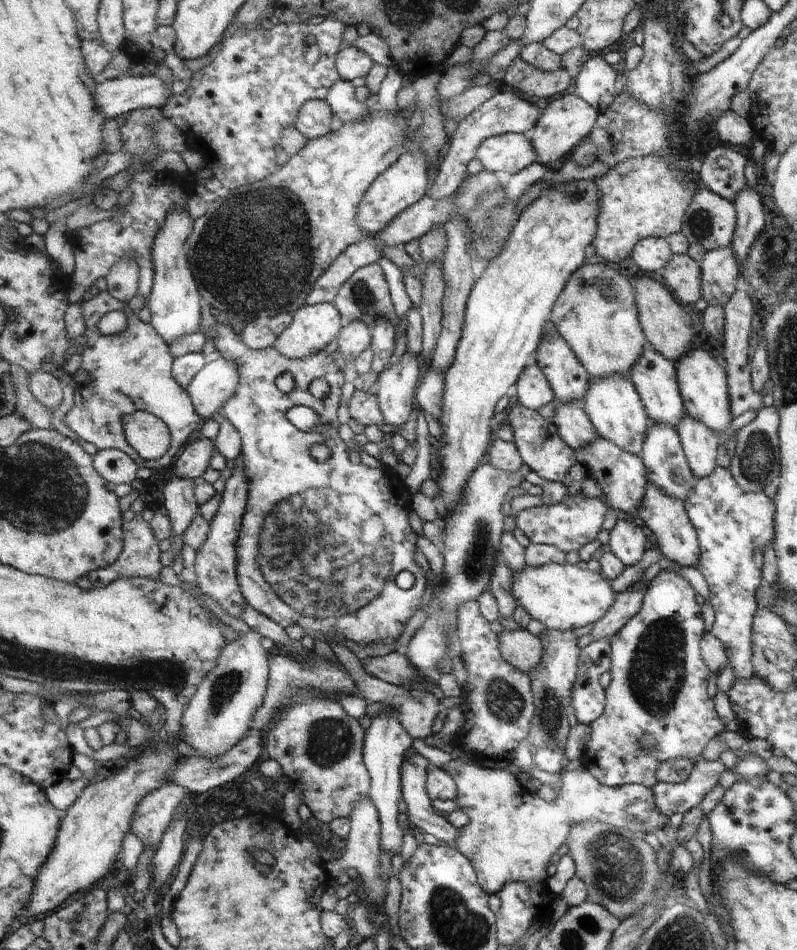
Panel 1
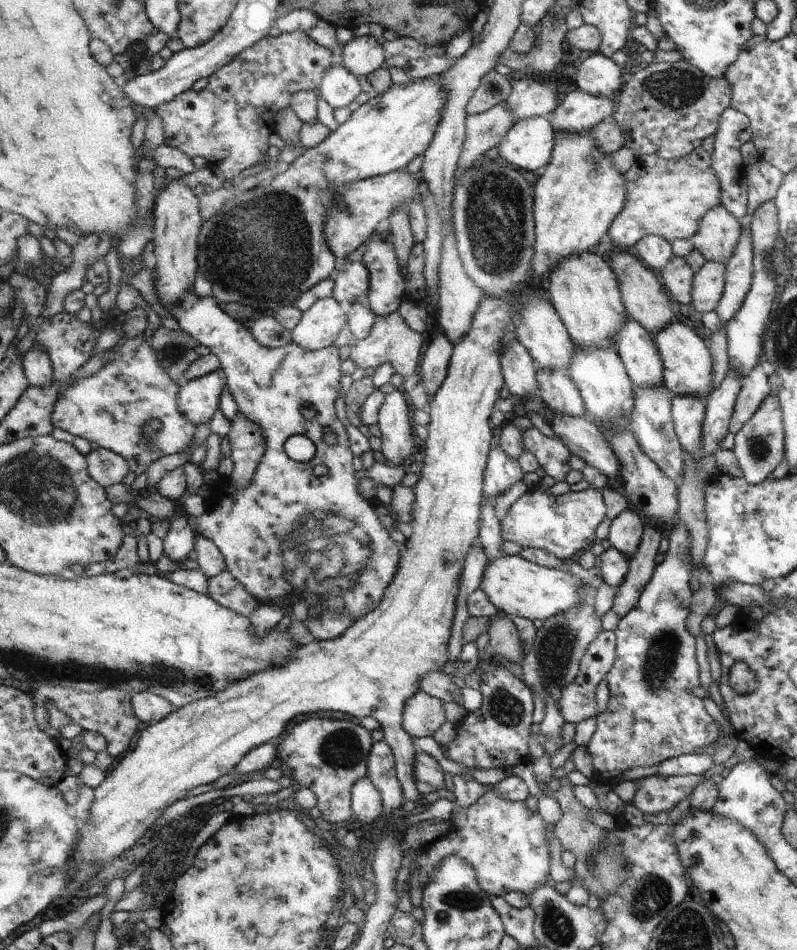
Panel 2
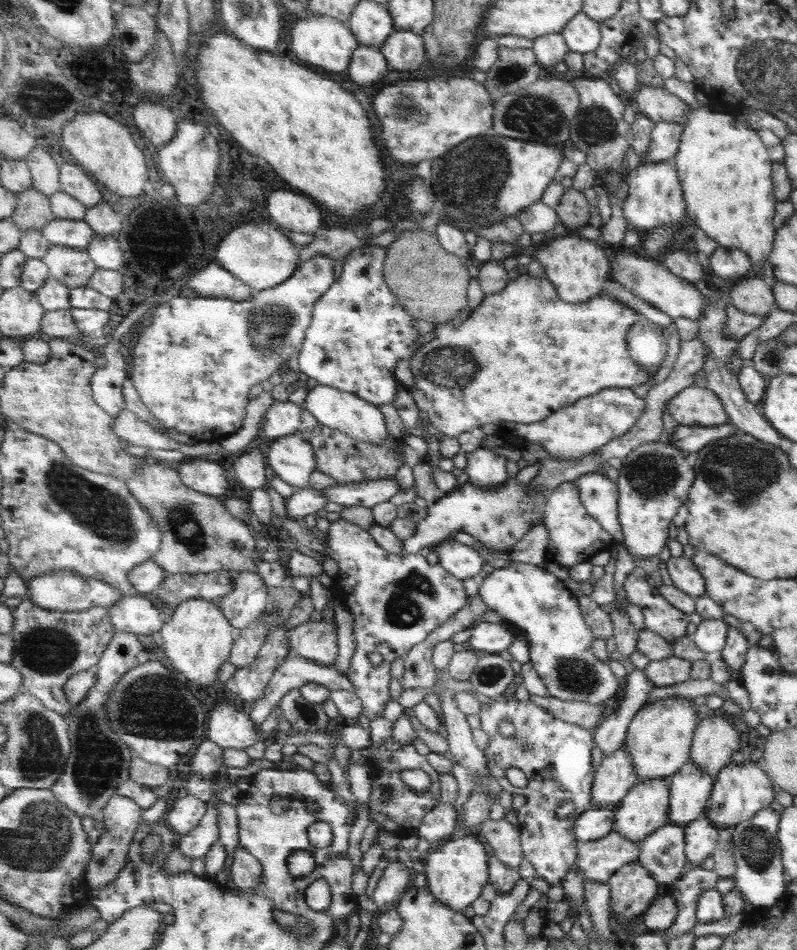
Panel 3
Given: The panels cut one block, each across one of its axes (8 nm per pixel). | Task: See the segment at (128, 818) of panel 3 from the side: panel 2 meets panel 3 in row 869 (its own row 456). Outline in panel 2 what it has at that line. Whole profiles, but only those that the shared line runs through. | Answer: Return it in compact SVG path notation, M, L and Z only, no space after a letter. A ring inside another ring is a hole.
M97 446L88 454L87 460L91 478L101 486L113 486L120 482L128 488L135 477L129 470L127 460L112 450Z

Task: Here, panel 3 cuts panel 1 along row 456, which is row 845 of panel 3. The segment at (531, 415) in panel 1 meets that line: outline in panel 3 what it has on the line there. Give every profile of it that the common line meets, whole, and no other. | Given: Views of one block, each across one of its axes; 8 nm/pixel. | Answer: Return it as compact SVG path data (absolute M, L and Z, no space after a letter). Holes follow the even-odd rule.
M514 696L507 700L497 698L490 705L482 705L478 716L481 728L491 738L484 751L490 772L504 790L526 798L526 803L517 810L524 858L547 883L561 883L578 857L578 838L574 829L577 819L594 807L592 788L596 768L591 756L595 747L594 734L557 718L550 710L529 699L521 701ZM503 720L511 721L515 728L513 738L509 740L505 740L497 729ZM509 768L519 768L526 775L528 784L524 789L507 780L505 772ZM569 800L574 804L574 812L566 819L557 818L557 808Z

